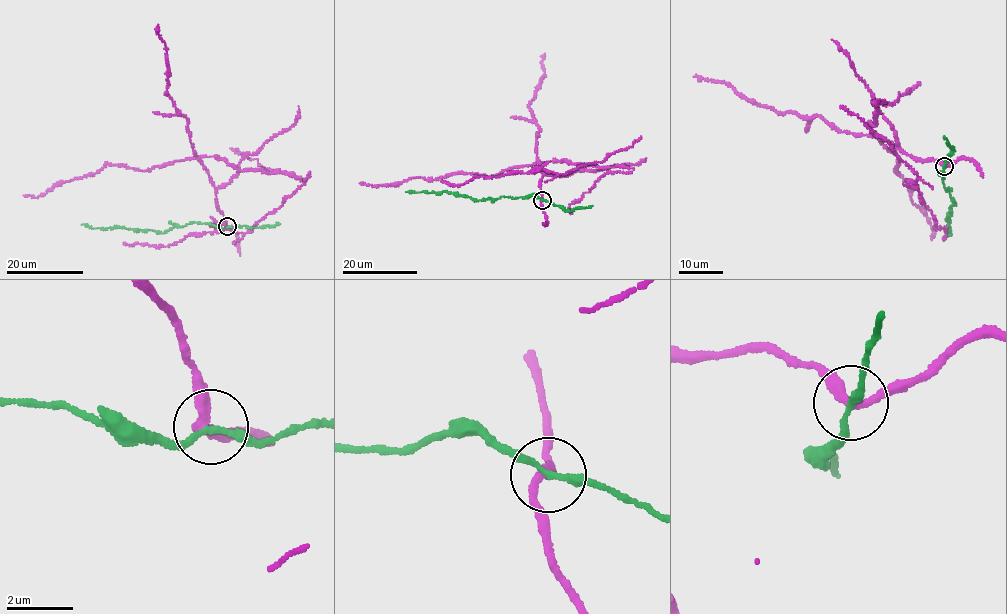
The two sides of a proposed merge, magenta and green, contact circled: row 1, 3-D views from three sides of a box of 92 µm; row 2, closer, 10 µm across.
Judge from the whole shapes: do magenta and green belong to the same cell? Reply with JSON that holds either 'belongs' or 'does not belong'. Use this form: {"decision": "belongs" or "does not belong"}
{"decision": "does not belong"}

